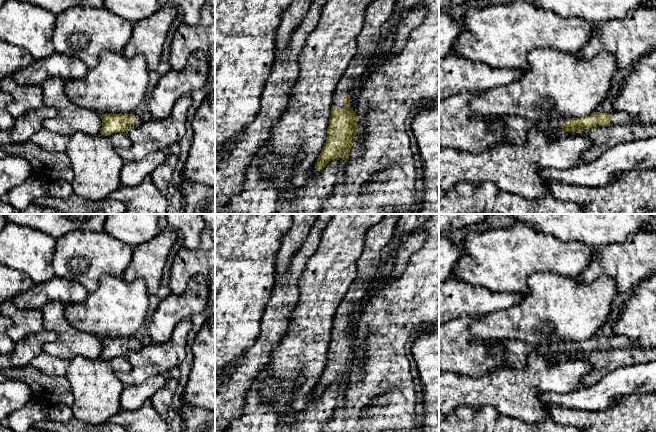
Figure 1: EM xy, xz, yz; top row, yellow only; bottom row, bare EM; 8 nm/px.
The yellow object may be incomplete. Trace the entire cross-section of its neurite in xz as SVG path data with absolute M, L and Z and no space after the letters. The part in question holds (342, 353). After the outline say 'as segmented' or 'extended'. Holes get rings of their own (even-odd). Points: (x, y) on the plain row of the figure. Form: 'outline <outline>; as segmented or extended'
outline M385 214L367 230L363 252L357 262L357 277L338 306L333 320L327 362L315 387L315 393L322 394L331 384L339 381L337 407L341 407L350 374L355 368L354 362L360 355L357 351L357 338L350 332L350 319L355 313L355 305L367 294L374 278L380 272L385 251L391 244L400 215Z; extended

